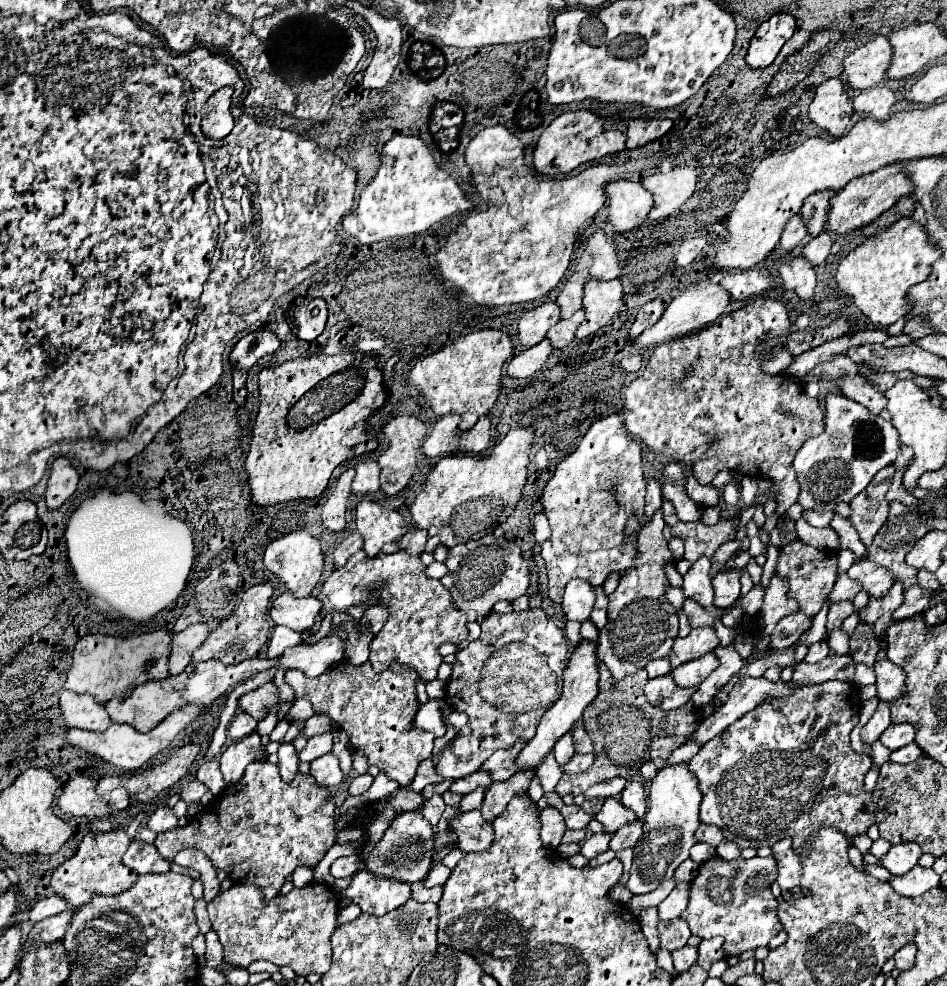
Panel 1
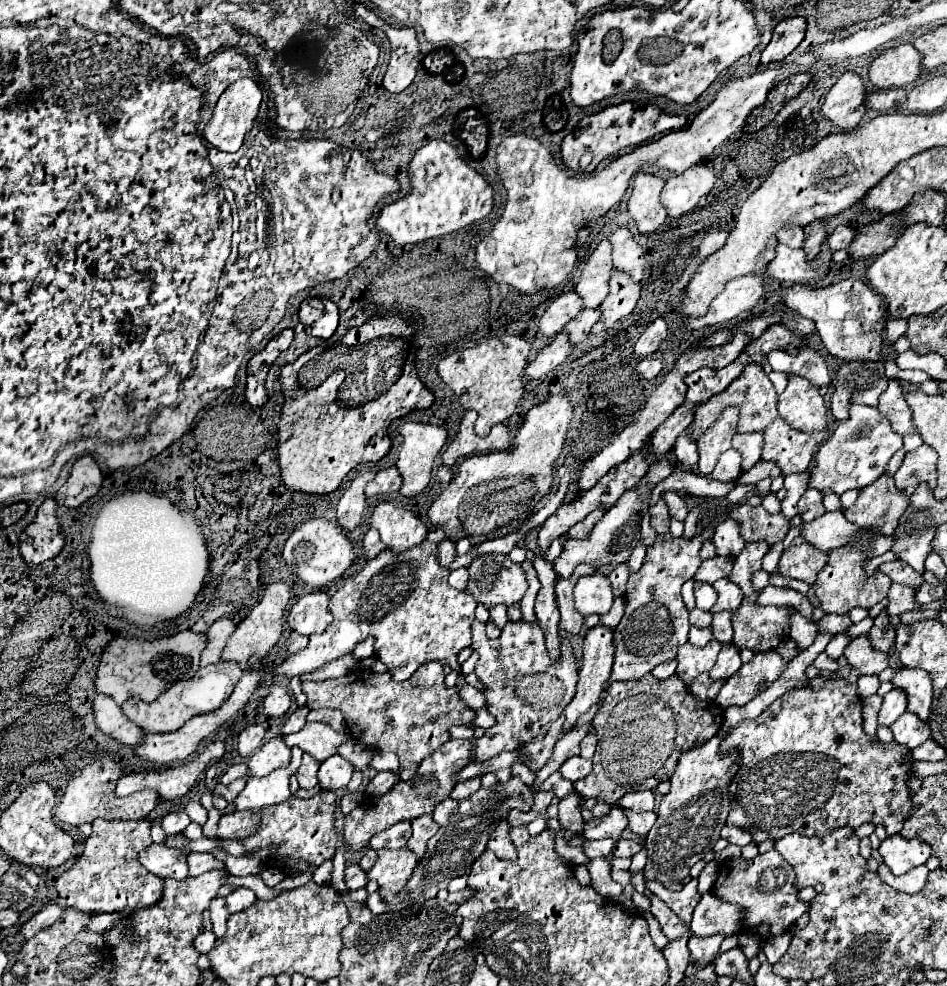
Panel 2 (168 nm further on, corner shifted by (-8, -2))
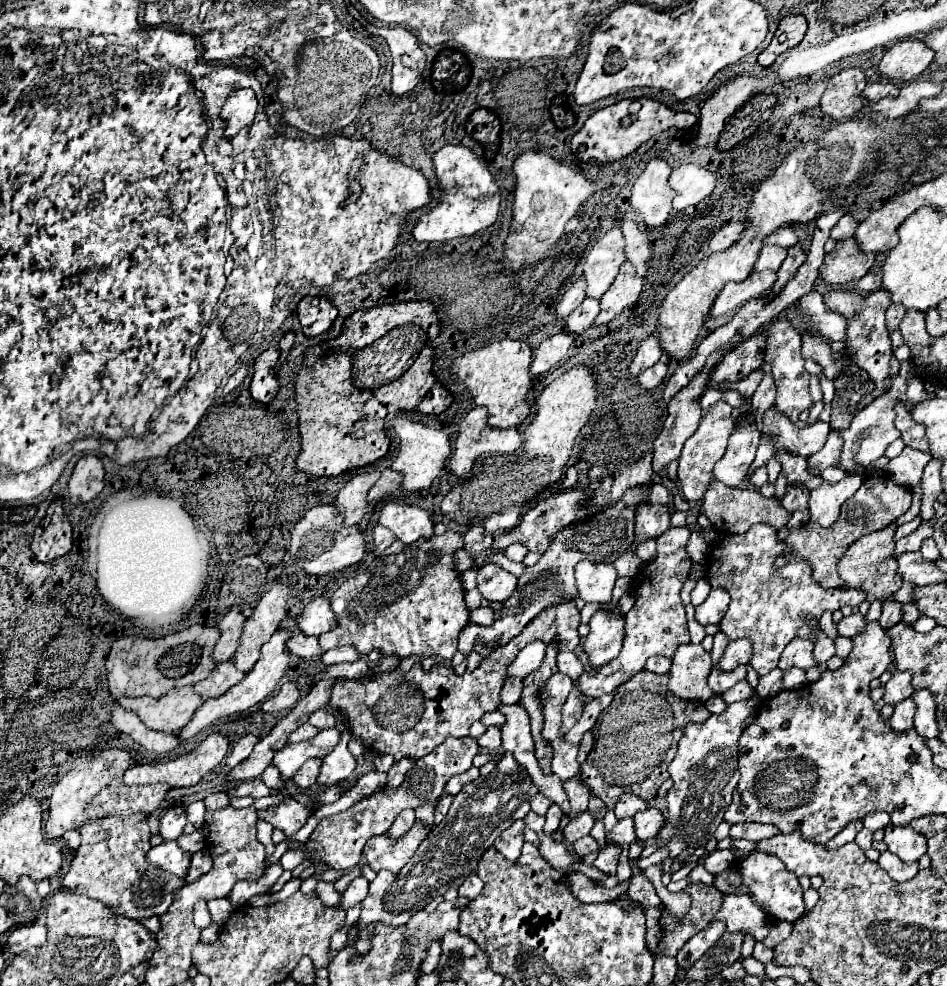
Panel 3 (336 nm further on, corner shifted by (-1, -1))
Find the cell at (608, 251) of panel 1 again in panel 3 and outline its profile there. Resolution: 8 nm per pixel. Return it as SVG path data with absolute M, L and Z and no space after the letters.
M630 223L630 225L622 225L622 233L626 241L626 261L630 261L636 267L636 273L644 277L646 261L650 255L644 231L642 227L638 227L638 223Z

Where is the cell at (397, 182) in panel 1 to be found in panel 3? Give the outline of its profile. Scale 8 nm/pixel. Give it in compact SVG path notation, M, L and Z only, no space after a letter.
M444 145L432 155L432 165L442 189L442 199L434 209L428 209L416 221L412 229L412 237L416 241L448 241L456 237L466 237L490 227L496 221L500 205L498 185L494 183L486 165L480 163L468 147Z

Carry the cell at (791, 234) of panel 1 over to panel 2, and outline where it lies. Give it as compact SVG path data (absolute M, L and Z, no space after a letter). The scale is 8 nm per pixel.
M787 226L779 231L777 238L779 243L787 244L789 248L801 248L805 234L801 226Z

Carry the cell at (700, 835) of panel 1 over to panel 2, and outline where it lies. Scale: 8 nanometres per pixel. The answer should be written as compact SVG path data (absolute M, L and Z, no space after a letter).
M725 826L721 830L721 838L727 838L731 844L737 844L737 846L745 846L745 844L749 844L753 840L751 832L747 832L747 830L739 828L739 826Z

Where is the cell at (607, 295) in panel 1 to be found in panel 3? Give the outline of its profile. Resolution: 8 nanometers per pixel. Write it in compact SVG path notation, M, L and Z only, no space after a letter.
M624 263L614 283L600 299L600 315L596 317L594 325L606 325L608 321L612 321L618 313L622 313L624 307L636 303L640 291L642 279L636 277L636 269L632 269L630 263Z

